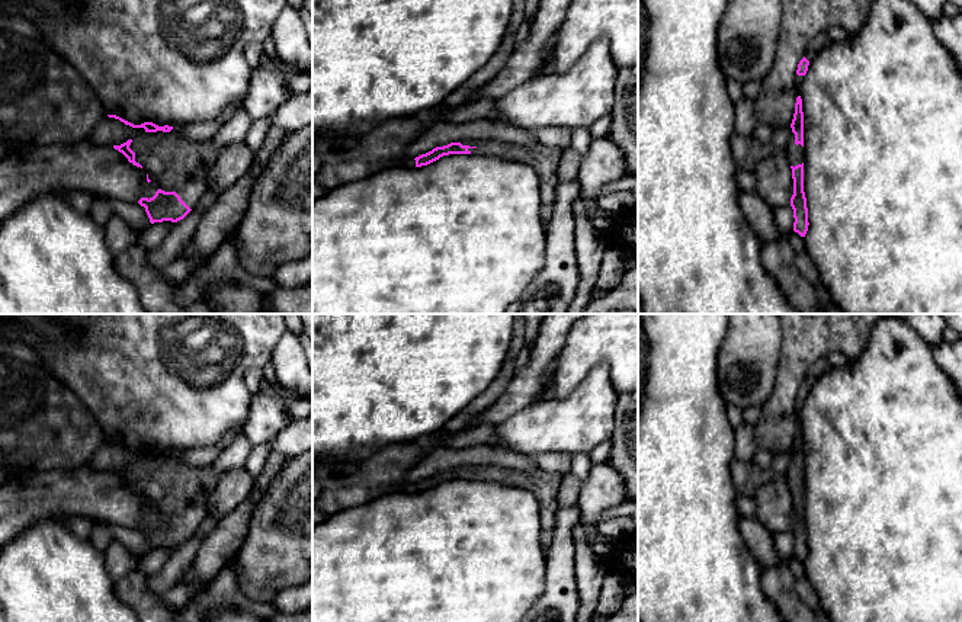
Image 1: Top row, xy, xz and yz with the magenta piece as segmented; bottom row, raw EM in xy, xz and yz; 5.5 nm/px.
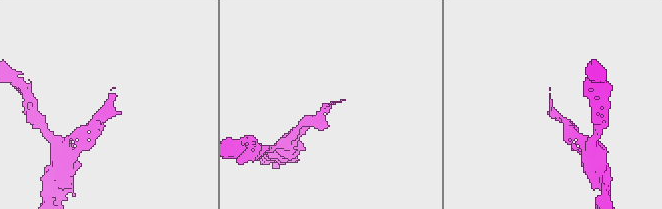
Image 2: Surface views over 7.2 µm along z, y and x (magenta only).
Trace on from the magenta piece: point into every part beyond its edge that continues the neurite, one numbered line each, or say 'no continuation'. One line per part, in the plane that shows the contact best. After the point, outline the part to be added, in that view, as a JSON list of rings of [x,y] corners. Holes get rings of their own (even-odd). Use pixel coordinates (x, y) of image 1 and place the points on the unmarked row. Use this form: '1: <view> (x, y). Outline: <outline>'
1: xy (173, 490). Outline: [[[179,453],[144,458],[132,465],[129,474],[158,514],[176,517],[195,535],[208,516],[206,503],[221,474],[212,466],[183,466],[177,462]]]

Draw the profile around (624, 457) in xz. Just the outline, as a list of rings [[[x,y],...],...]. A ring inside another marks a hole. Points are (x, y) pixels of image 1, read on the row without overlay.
[[[638,389],[618,395],[607,459],[625,482],[626,500],[638,501]]]

